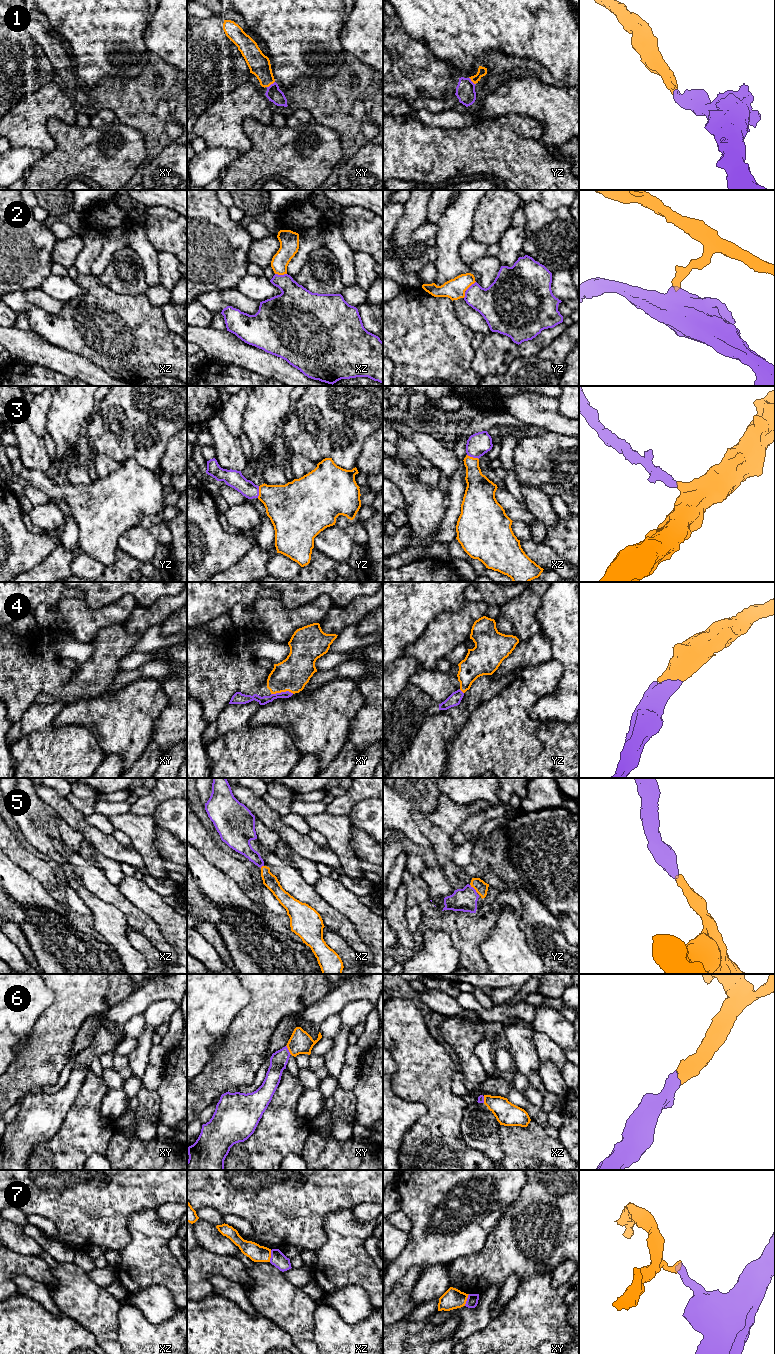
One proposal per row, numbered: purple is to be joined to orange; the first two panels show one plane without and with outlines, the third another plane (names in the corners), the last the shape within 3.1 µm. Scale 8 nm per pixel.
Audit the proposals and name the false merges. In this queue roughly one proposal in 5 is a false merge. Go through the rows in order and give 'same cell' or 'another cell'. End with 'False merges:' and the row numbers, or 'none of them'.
1: same cell
2: another cell
3: same cell
4: same cell
5: same cell
6: same cell
7: another cell
False merges: 2, 7

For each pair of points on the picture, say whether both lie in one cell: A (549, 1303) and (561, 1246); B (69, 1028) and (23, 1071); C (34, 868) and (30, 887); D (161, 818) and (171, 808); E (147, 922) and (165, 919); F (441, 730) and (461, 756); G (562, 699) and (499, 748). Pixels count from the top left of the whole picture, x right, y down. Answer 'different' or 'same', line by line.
A: different
B: same
C: different
D: same
E: different
F: different
G: different

